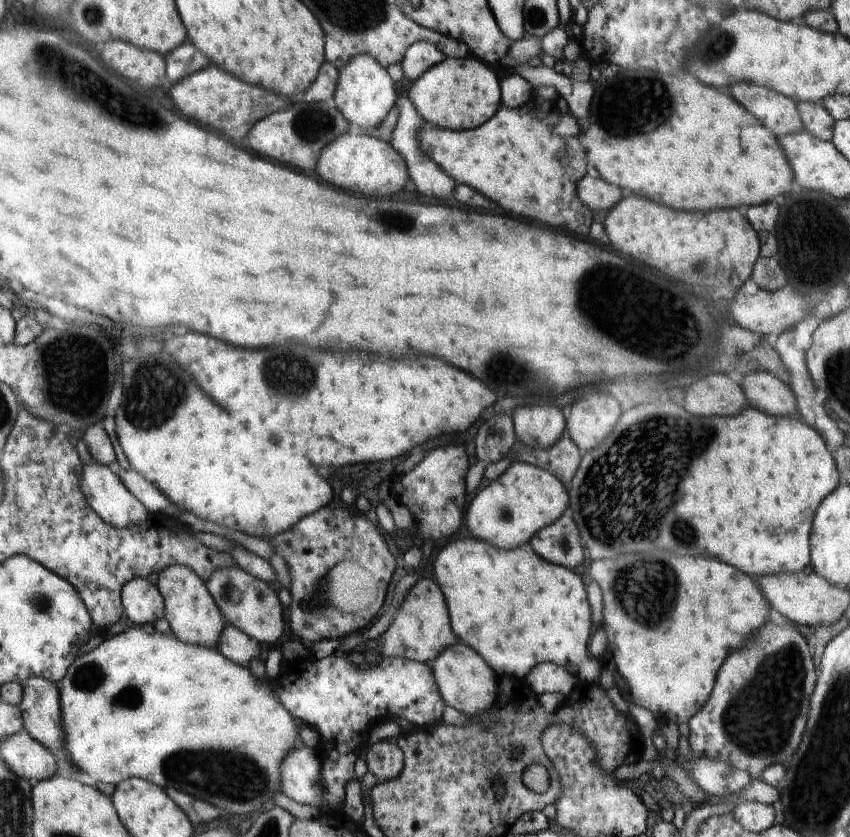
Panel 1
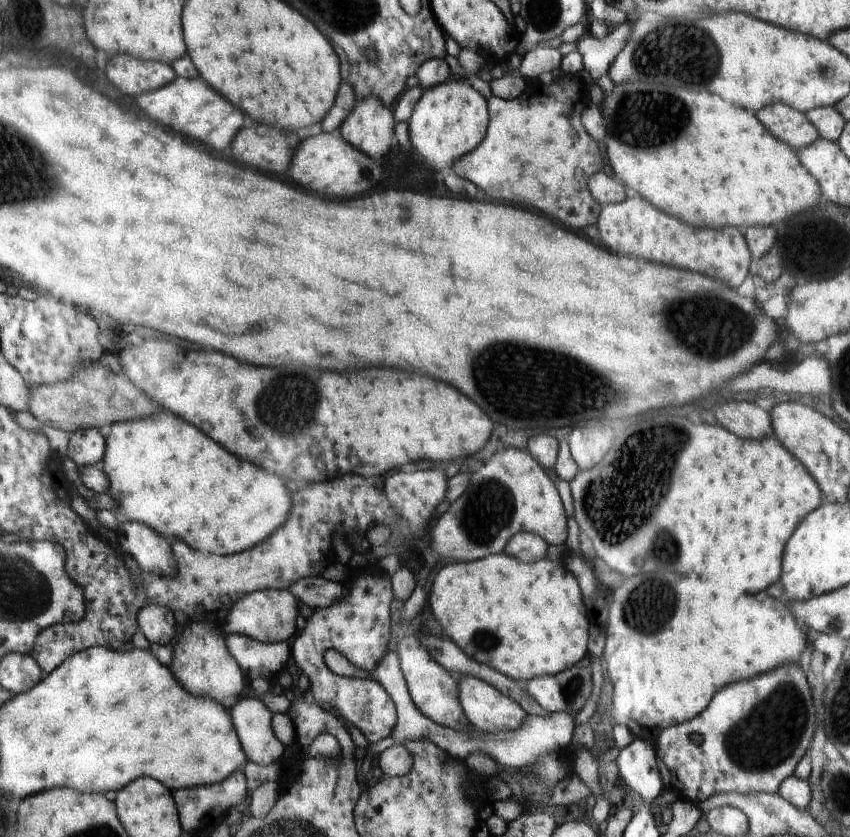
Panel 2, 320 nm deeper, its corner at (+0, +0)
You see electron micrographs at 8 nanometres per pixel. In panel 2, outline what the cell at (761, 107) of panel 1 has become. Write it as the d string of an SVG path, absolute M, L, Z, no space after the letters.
M774 103L754 113L777 139L789 144L796 151L810 146L819 137L819 132L805 113L791 106Z

